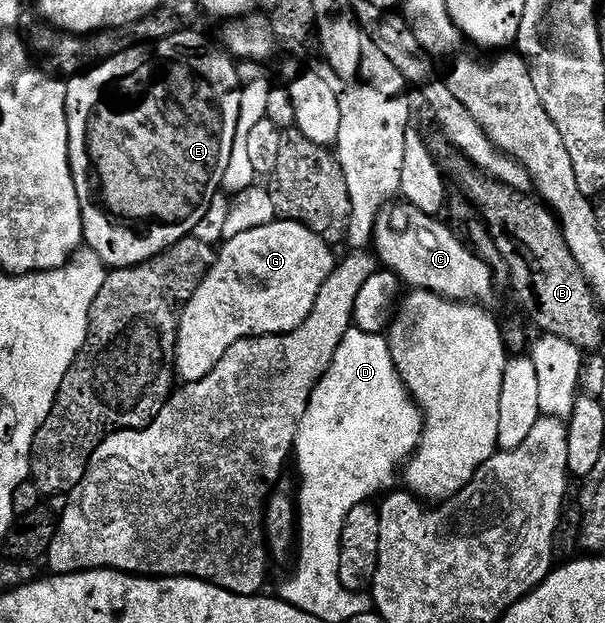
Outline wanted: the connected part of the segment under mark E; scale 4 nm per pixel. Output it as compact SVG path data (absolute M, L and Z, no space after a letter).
M180 29L176 35L165 37L156 43L134 47L117 57L107 59L80 74L70 76L67 84L67 120L69 121L69 161L73 181L77 185L77 197L81 201L83 218L83 238L86 246L101 257L108 268L135 267L162 251L167 251L175 243L188 238L191 231L207 215L211 198L220 194L225 165L233 153L233 141L237 137L239 112L241 110L241 91L237 63L222 46L214 47L199 31Z

